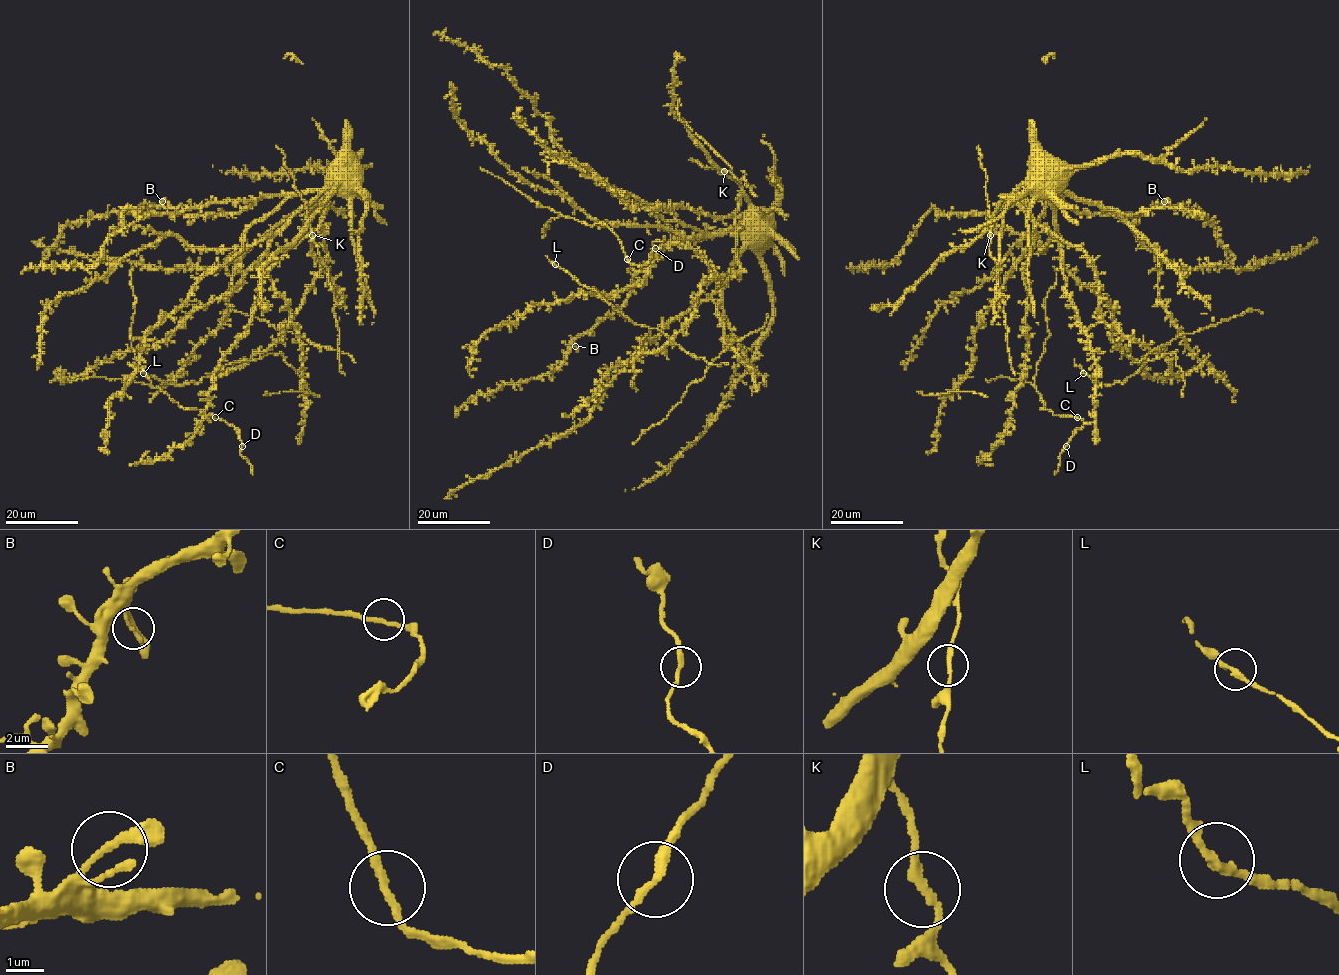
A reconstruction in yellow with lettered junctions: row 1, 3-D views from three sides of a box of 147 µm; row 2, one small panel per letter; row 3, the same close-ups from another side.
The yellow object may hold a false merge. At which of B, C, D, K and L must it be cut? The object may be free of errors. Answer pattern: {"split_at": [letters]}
{"split_at": []}

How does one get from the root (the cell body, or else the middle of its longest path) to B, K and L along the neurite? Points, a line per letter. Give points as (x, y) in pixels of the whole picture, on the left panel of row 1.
B: (327, 252), (322, 215), (336, 184), (323, 190), (262, 196), (237, 213), (184, 215), (165, 208), (162, 201)
K: (327, 252), (322, 220), (329, 196), (309, 223), (312, 234)
L: (327, 252), (327, 261), (282, 338), (258, 358), (227, 364), (199, 383), (186, 385), (166, 384), (142, 373)

